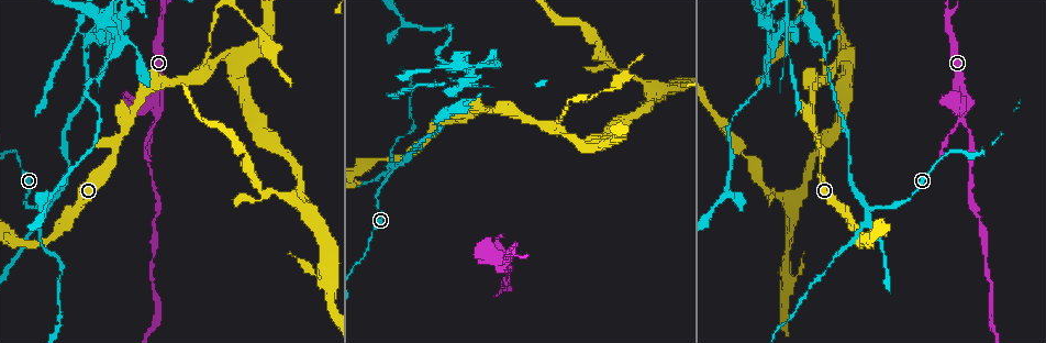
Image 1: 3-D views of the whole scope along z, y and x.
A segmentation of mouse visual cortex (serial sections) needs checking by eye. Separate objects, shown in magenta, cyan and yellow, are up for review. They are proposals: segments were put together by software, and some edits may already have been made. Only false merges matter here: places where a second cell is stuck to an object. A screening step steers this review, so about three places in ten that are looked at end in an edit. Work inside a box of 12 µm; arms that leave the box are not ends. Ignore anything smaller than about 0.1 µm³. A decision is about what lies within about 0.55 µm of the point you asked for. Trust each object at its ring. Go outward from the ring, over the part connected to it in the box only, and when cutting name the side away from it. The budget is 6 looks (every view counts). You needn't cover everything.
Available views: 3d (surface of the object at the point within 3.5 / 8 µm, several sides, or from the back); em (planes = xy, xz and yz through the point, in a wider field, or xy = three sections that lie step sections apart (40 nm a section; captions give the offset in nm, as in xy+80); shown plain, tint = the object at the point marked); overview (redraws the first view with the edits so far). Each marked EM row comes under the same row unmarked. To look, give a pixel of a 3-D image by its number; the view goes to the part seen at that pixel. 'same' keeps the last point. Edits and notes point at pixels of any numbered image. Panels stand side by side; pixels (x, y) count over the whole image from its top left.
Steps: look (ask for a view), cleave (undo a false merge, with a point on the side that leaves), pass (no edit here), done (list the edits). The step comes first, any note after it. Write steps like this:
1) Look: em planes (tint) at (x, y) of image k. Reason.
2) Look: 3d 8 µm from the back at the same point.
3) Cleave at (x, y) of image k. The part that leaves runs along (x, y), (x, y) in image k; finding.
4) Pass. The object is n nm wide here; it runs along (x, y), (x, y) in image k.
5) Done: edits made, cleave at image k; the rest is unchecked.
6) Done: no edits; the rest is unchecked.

Look: 3d 3.5 µm at (501, 259) of image 1. Thick turns thin.

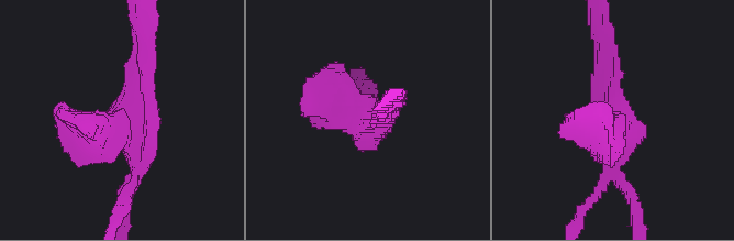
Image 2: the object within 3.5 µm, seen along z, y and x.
Look: em xy step 1 (tint) at (129, 129) of image 2. Need the tissue.

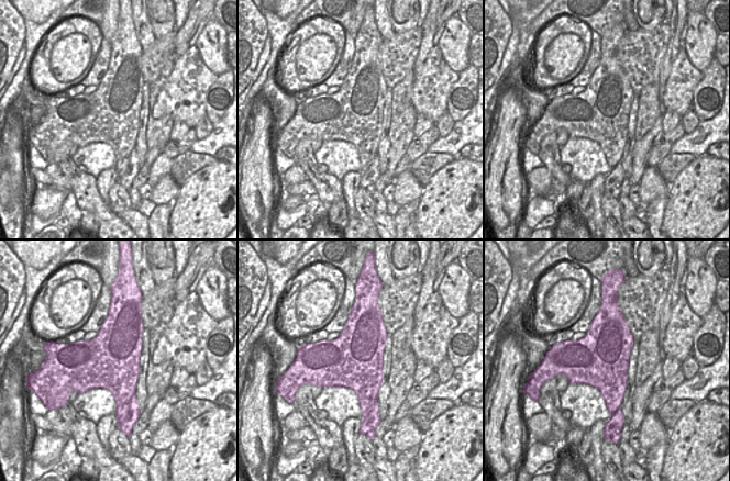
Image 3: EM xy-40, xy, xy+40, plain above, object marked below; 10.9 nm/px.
Cleave at (352, 112) of image 2. A border runs along (134, 394), (126, 416) in image 3; a second cell is stuck on.

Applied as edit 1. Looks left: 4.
Look: overview.

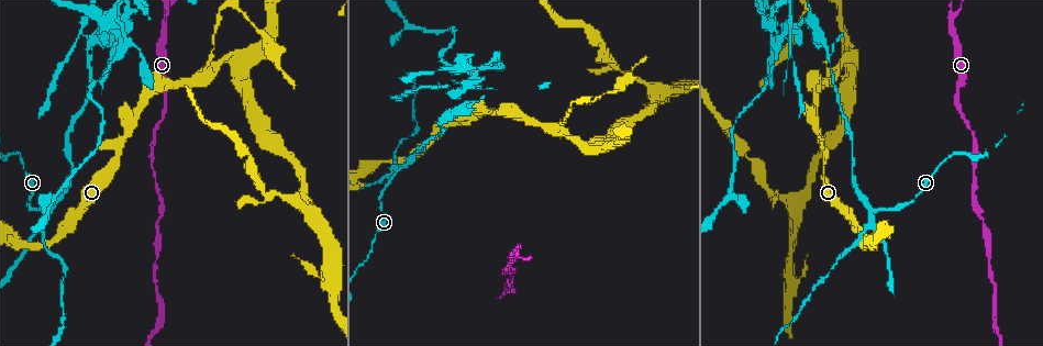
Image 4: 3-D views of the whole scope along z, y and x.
Look: 3d 3.5 µm at (875, 211) of image 4. Four-way junction.

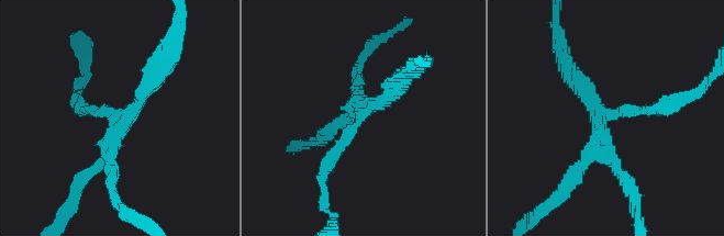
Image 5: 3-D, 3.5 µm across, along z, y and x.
Look: em planes (tint) at (117, 113) of image 5. 4 arms meet here; the arms are 150, 200, 200, 250 nm wide.

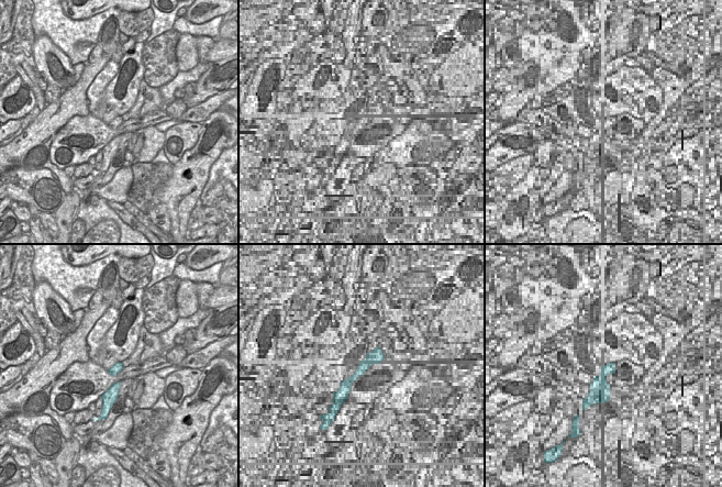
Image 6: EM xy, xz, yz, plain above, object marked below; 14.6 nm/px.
Cleave at (325, 133) of image 5. The part that leaves runs along (369, 109), (420, 62) in image 5; two cells meet here.

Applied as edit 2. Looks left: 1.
Done: edits made, cleave at image 2, cleave at image 5; the rest is unchecked.

